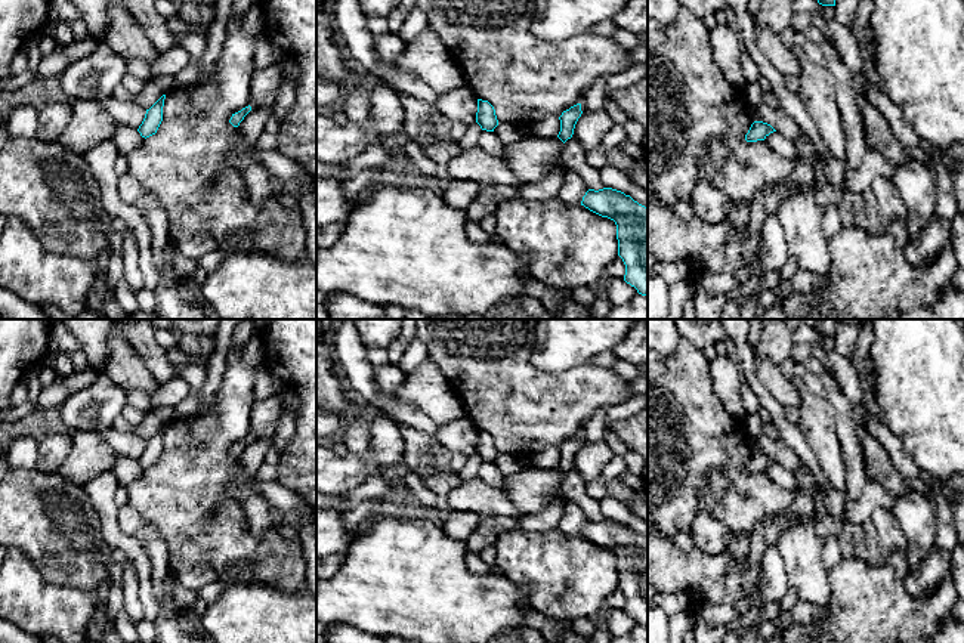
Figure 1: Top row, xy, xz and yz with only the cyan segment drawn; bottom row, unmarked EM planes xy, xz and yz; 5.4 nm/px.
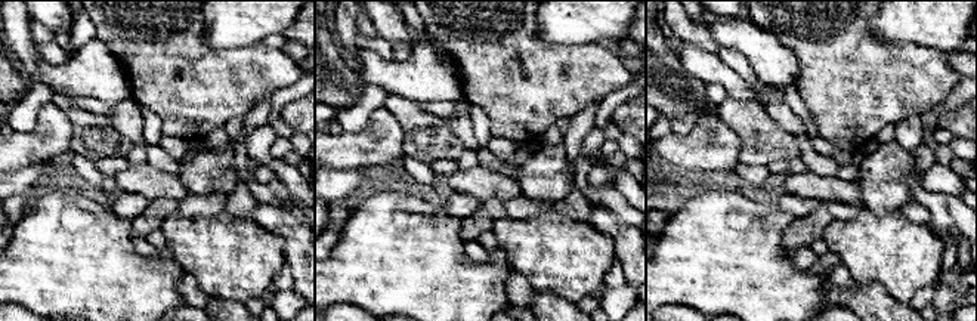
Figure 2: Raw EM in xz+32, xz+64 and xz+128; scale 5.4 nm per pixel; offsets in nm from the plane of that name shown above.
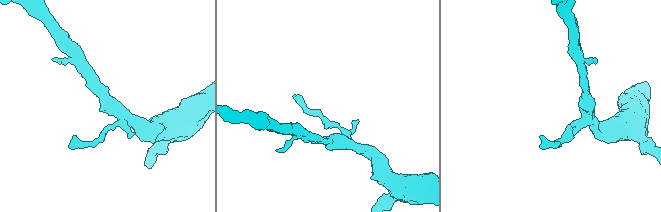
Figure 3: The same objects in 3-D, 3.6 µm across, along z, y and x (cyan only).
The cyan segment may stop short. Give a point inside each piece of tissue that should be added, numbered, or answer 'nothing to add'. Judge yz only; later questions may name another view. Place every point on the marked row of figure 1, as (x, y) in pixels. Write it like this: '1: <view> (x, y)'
nothing to add

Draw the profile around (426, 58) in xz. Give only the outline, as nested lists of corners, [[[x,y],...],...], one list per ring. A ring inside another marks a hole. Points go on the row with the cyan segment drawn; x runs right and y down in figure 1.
[[[429,28],[414,43],[407,44],[405,52],[399,58],[383,61],[395,69],[415,75],[439,95],[466,86],[454,56]]]

